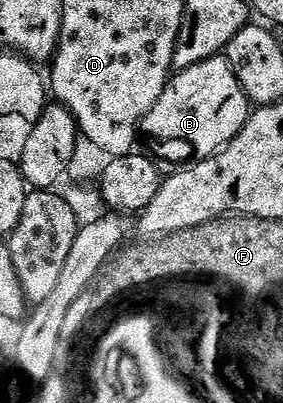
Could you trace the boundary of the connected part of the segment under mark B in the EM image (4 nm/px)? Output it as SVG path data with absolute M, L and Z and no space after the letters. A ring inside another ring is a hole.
M218 55L174 72L139 129L150 137L149 145L158 158L166 157L173 167L185 167L221 152L244 127L250 112L249 96L235 79L231 63Z

